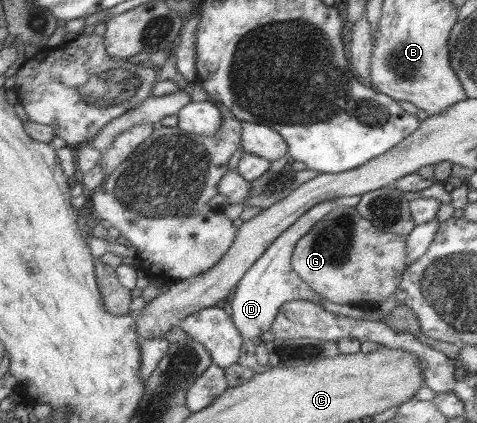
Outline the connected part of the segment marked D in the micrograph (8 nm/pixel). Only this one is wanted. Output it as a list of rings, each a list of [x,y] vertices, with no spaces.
[[[357,195],[338,198],[334,197],[329,201],[326,200],[321,204],[316,205],[306,214],[301,215],[301,217],[299,217],[287,230],[281,232],[281,235],[278,235],[273,239],[266,251],[255,260],[255,263],[253,263],[253,265],[245,271],[245,274],[241,279],[239,279],[237,286],[232,291],[233,298],[229,301],[229,305],[231,305],[231,321],[233,322],[235,329],[237,329],[238,334],[242,337],[242,344],[237,362],[244,368],[257,369],[257,374],[261,373],[261,371],[259,371],[259,365],[255,362],[255,346],[261,341],[261,333],[263,333],[263,331],[268,331],[271,327],[274,317],[277,315],[279,306],[282,303],[285,303],[285,301],[295,299],[303,299],[311,302],[317,301],[317,305],[333,315],[344,315],[351,319],[374,318],[372,313],[368,310],[363,310],[358,308],[358,306],[352,306],[351,304],[339,305],[330,302],[323,296],[319,296],[297,277],[290,264],[292,249],[294,248],[296,241],[311,230],[311,227],[314,227],[317,221],[320,221],[323,216],[333,209],[333,207],[355,207],[360,200],[360,196]]]

